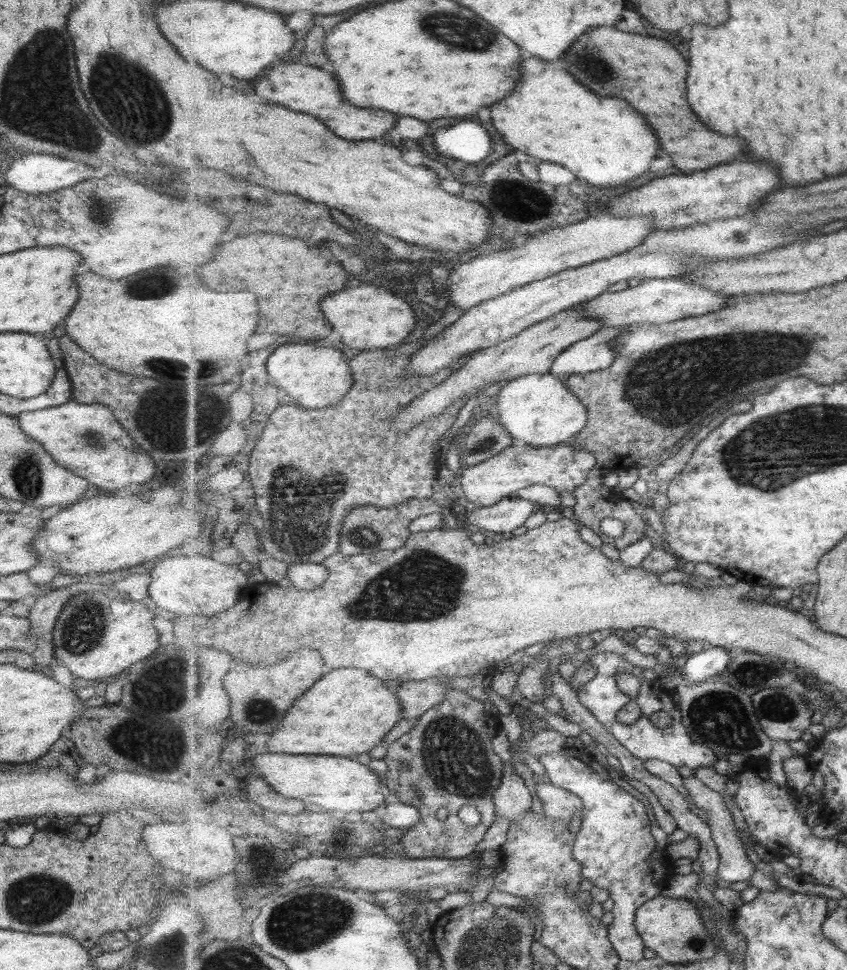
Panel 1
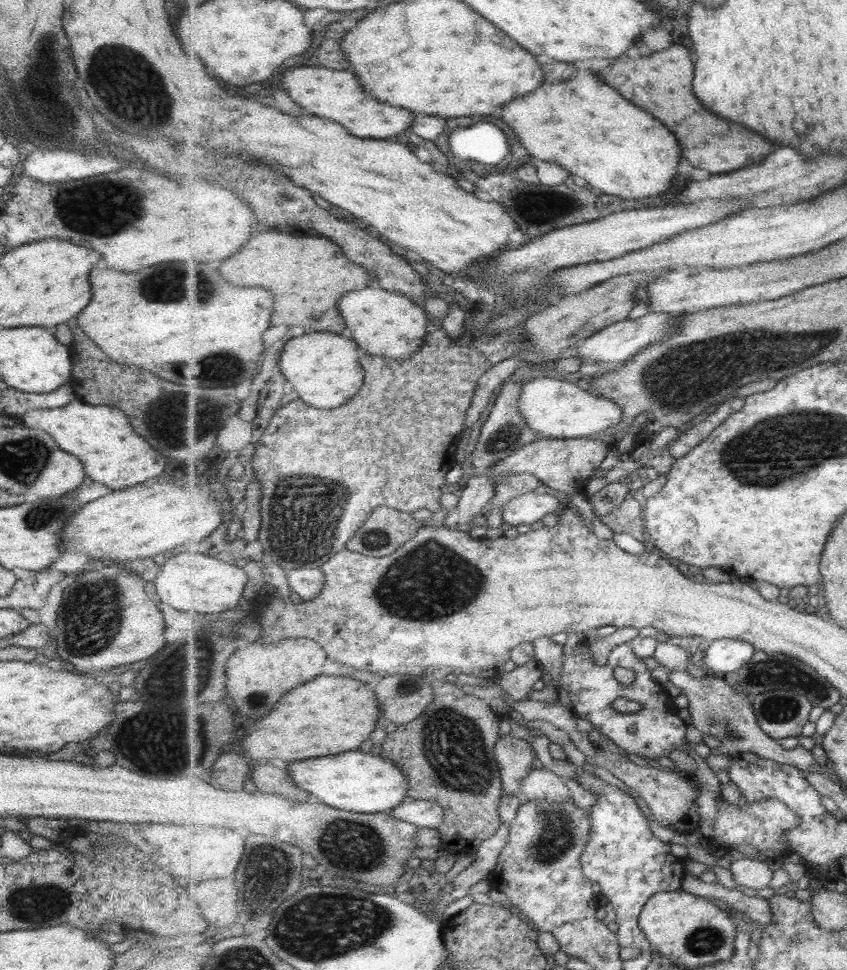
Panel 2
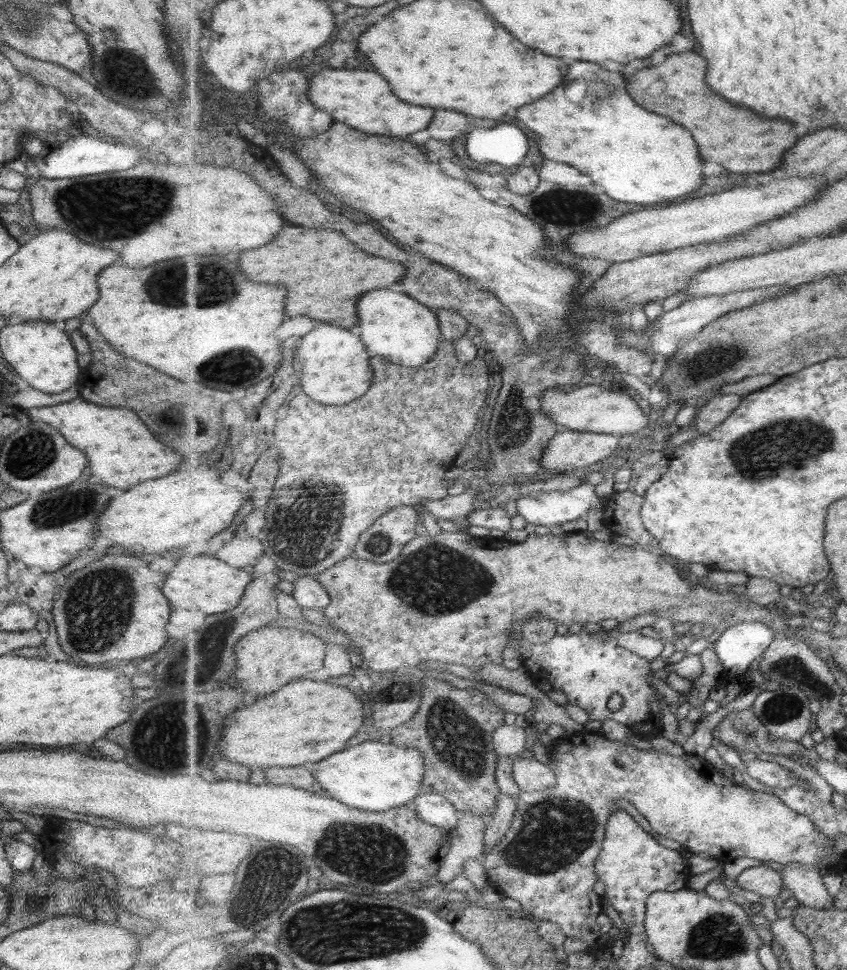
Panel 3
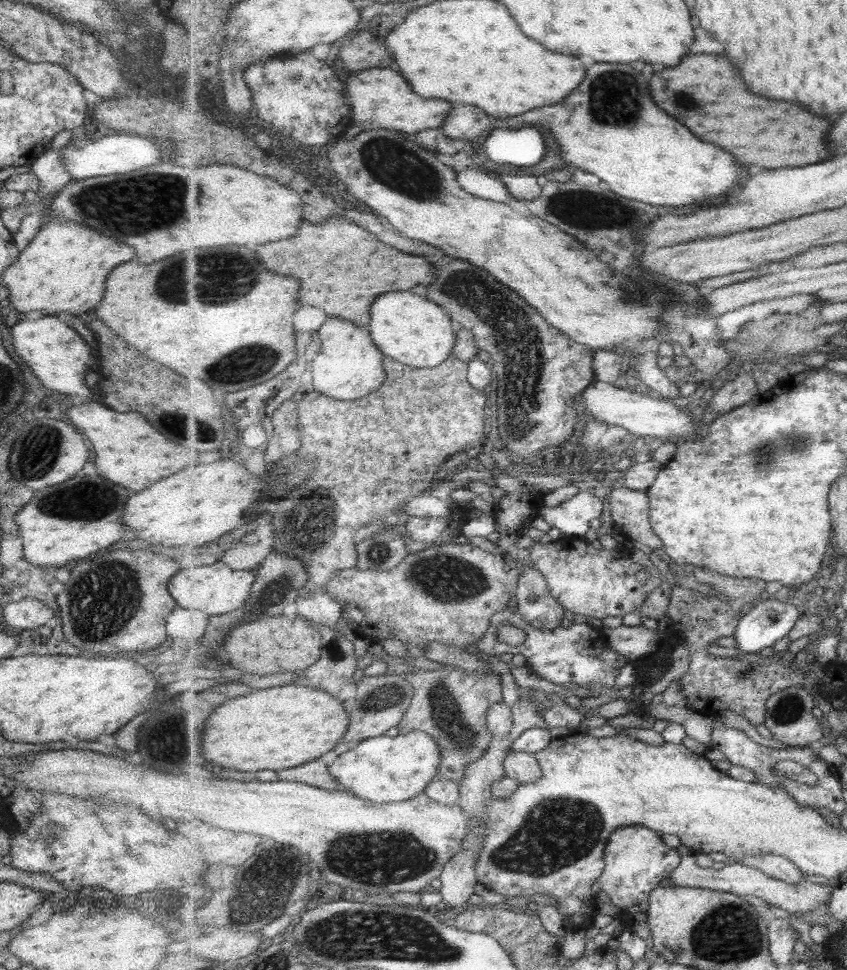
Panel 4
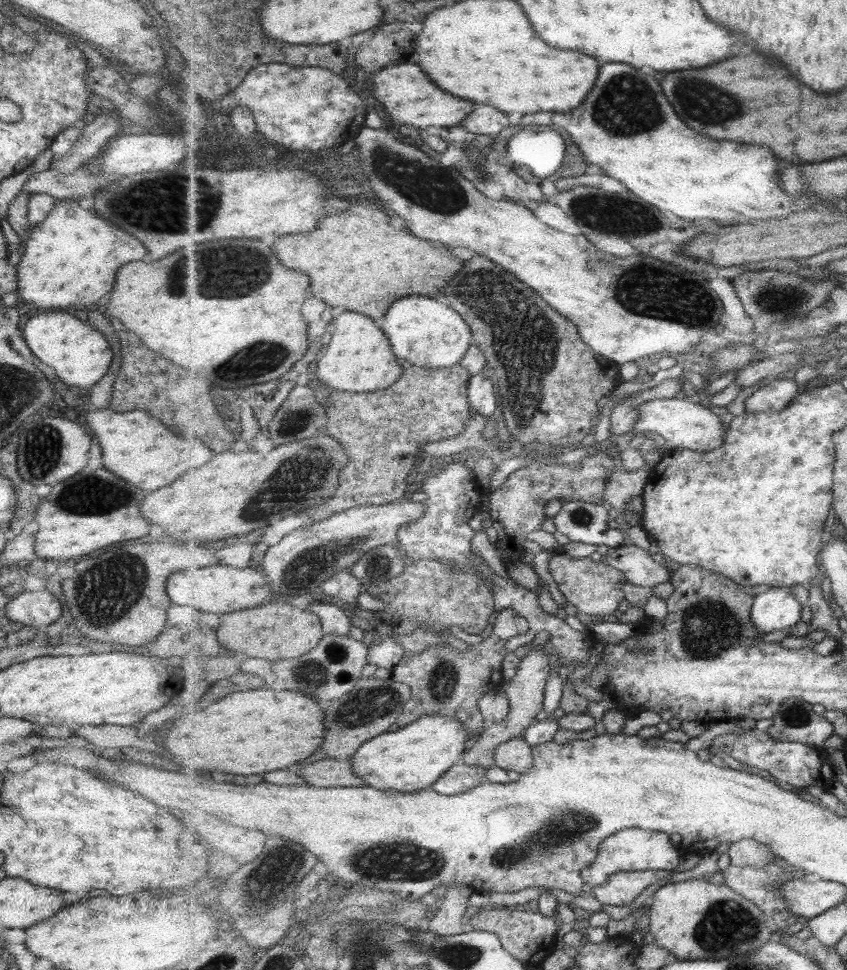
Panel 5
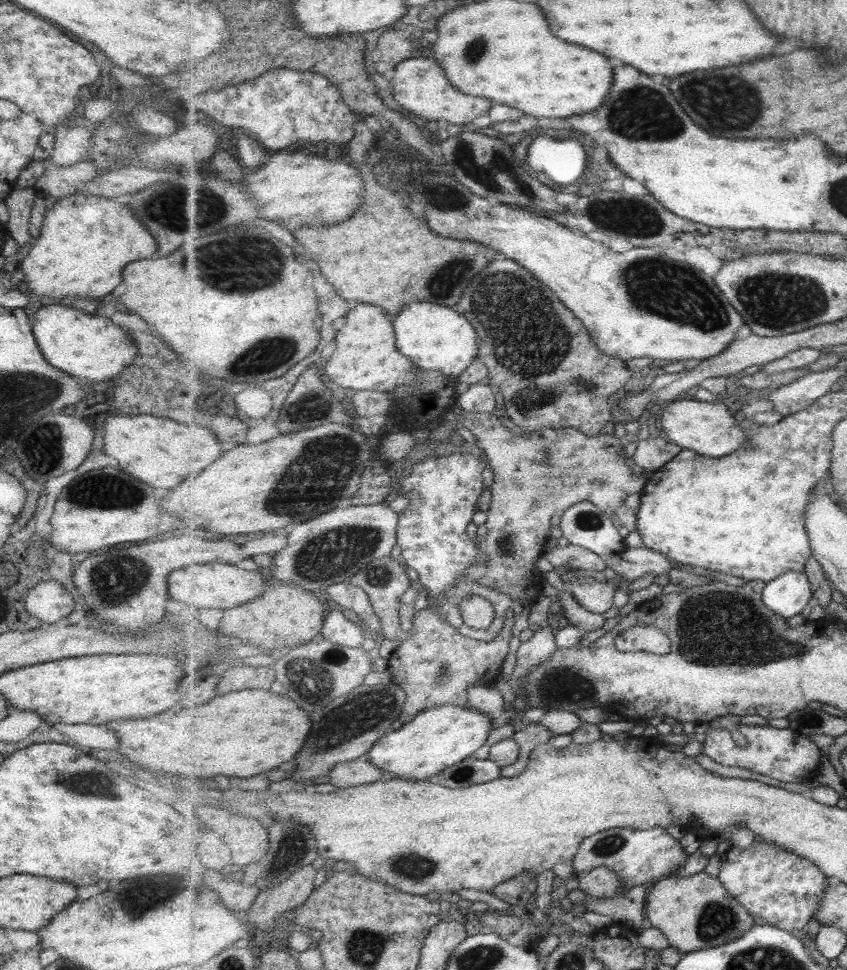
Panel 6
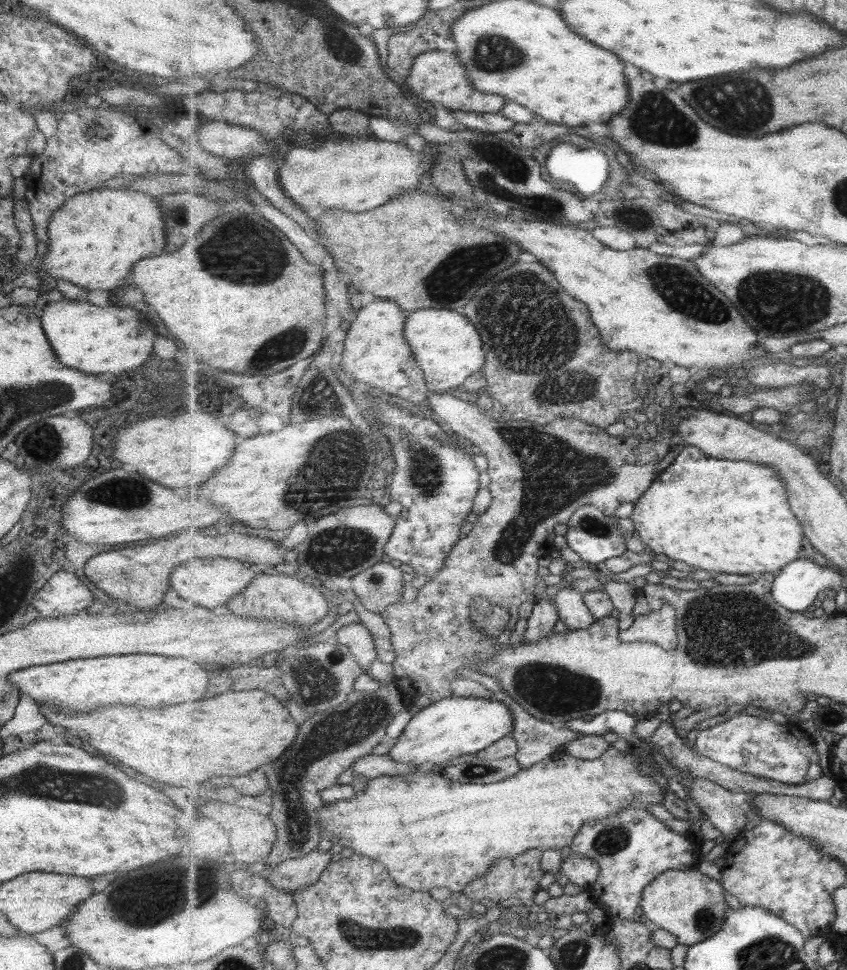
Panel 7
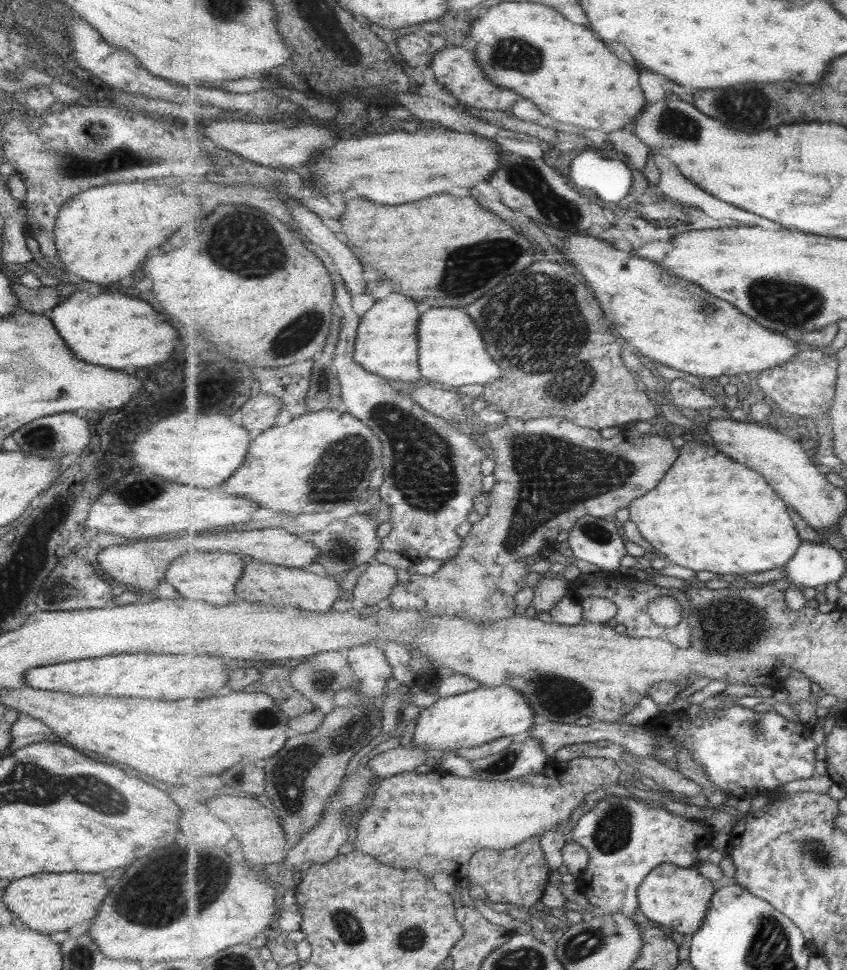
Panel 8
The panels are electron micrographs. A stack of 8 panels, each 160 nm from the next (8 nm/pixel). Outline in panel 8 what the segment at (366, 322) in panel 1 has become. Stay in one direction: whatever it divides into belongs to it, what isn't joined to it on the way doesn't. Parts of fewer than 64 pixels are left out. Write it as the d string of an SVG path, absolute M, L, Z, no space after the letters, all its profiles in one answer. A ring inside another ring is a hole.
M431 307L421 315L419 335L420 370L426 379L459 388L469 384L486 386L504 377L503 370L491 358L479 328L461 308Z

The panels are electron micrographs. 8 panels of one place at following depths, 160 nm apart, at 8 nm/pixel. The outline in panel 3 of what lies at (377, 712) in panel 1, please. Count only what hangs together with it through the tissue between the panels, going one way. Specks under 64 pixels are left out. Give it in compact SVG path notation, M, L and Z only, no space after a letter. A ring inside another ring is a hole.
M299 679L229 716L223 722L223 738L219 738L221 750L229 760L253 768L308 766L345 750L347 742L363 728L363 712L353 685Z

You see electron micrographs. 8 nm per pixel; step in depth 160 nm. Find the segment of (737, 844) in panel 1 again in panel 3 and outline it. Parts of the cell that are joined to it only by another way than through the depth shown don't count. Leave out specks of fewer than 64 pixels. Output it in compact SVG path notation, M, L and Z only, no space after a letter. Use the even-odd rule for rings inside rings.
M765 865L743 870L734 881L739 888L769 897L773 901L781 894L781 890L785 886L782 874Z

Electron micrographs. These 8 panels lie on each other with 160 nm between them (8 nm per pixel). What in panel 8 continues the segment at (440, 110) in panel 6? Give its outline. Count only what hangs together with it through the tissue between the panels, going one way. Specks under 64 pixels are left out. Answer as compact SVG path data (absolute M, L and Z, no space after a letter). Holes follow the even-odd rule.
M448 46L434 54L432 64L437 82L450 91L457 100L457 104L469 106L470 108L479 108L487 110L505 110L511 111L513 105L522 98L515 90L503 88L494 84L491 78L485 74L485 71L477 62L476 51L471 48Z

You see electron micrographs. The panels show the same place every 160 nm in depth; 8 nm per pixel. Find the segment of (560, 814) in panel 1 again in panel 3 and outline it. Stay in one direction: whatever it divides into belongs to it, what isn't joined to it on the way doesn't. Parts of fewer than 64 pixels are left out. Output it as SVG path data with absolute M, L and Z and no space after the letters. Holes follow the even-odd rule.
M532 754L514 760L512 775L521 790L529 793L555 788L558 783L555 771L534 759Z

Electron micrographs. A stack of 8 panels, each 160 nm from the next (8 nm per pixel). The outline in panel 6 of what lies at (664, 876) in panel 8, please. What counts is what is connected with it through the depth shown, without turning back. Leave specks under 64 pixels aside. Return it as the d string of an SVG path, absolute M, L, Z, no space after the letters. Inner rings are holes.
M701 872L689 877L667 877L658 880L650 886L646 897L647 919L652 927L659 928L667 936L671 947L678 948L683 954L715 948L741 938L755 926L755 920L745 906L725 889L719 878L714 878L707 872Z

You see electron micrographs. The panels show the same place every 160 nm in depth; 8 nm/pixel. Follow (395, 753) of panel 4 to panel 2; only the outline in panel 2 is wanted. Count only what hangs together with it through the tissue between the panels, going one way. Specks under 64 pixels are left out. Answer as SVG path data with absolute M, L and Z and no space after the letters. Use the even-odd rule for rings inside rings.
M353 750L331 757L300 760L286 766L297 786L308 790L316 801L341 810L385 813L408 800L407 773L382 753L374 756L371 752Z

